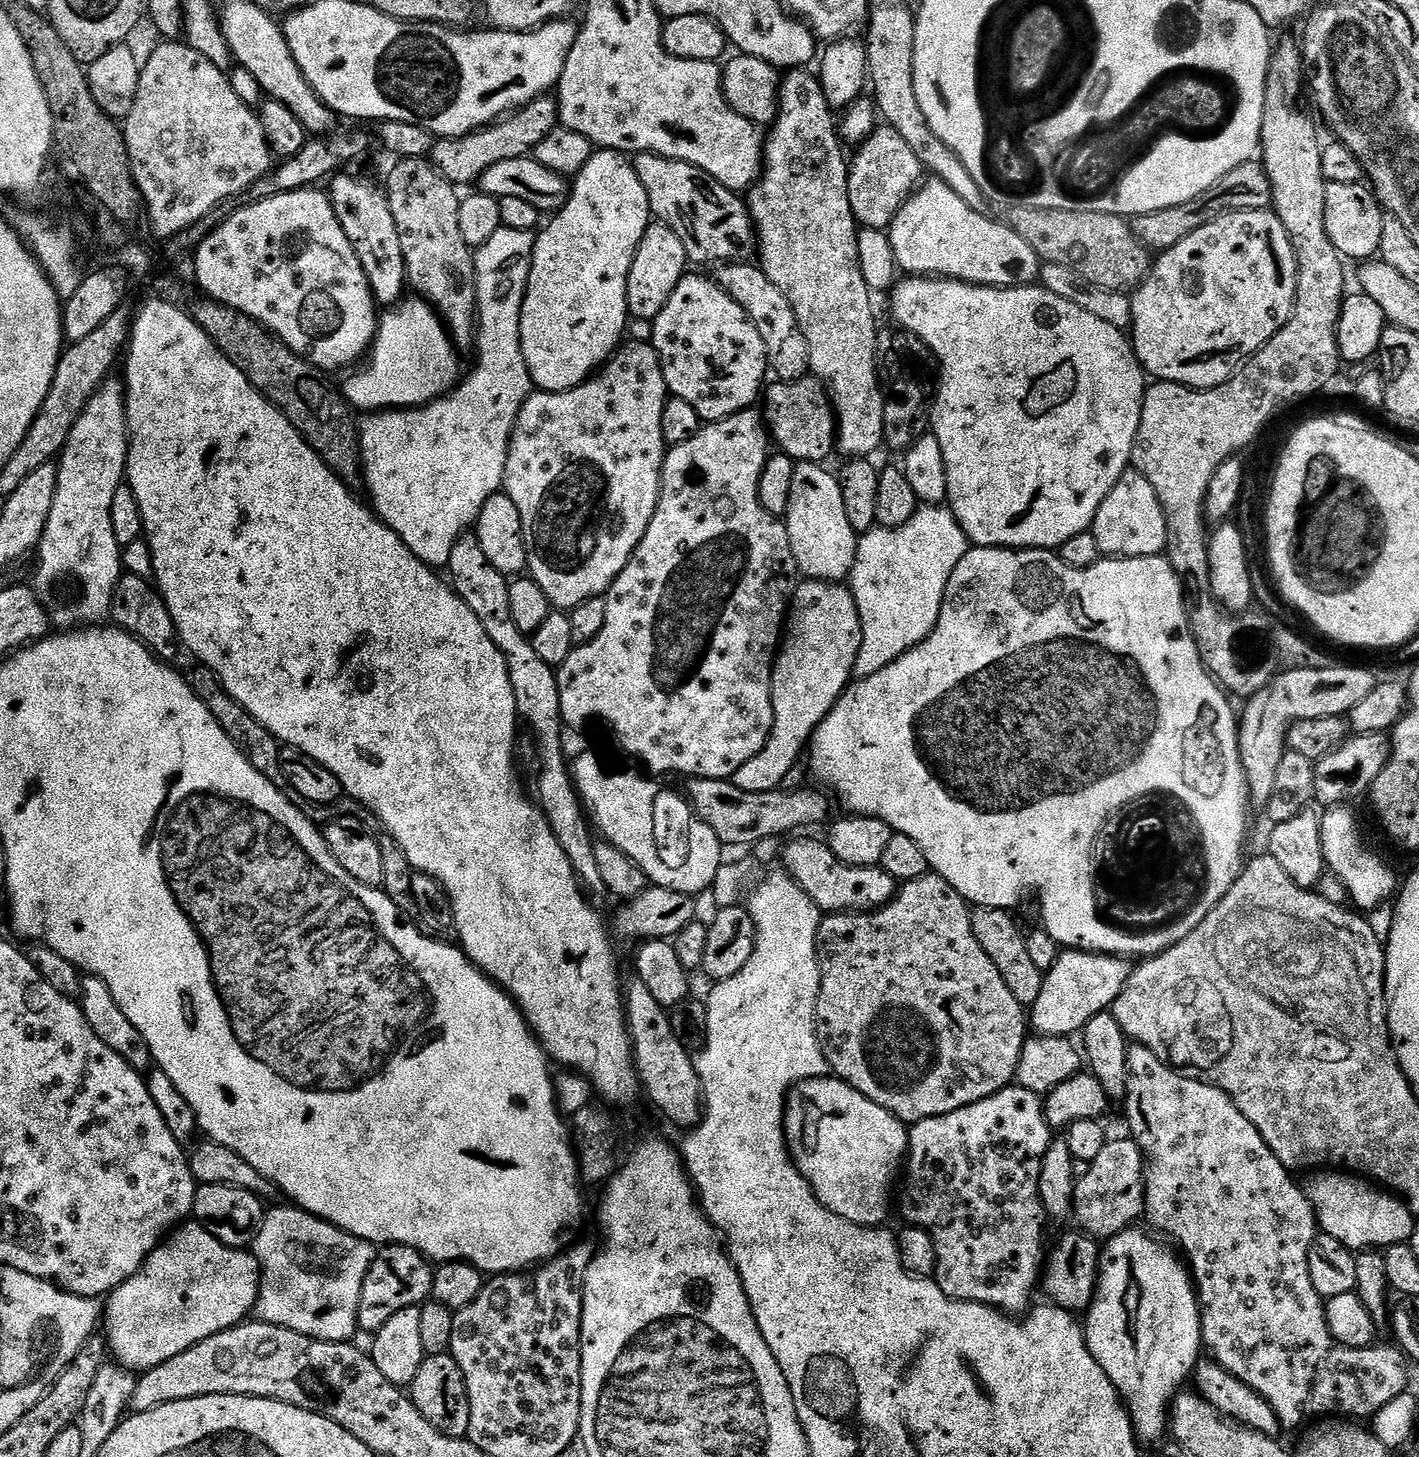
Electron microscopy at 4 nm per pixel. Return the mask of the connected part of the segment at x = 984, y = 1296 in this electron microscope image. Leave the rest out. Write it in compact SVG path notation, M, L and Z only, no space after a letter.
M1009 1086L998 1090L998 1094L990 1094L990 1098L982 1098L982 1102L974 1102L970 1106L962 1106L962 1110L954 1110L950 1114L942 1114L934 1118L919 1120L911 1125L908 1133L908 1154L906 1157L906 1180L908 1176L908 1201L901 1206L900 1212L913 1228L925 1228L934 1238L934 1246L938 1254L936 1263L936 1285L955 1300L965 1300L975 1304L984 1304L987 1308L995 1308L1013 1318L1027 1313L1033 1307L1032 1291L1037 1291L1038 1279L1042 1272L1042 1252L1044 1224L1046 1217L1040 1201L1038 1178L1042 1174L1042 1158L1046 1158L1046 1150L1052 1145L1054 1129L1048 1125L1044 1117L1044 1102L1037 1093L1019 1086Z

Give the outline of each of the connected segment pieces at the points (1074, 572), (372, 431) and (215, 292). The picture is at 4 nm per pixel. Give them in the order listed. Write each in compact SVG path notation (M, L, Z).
M969 547L968 553L962 558L962 562L958 562L958 566L954 566L954 574L950 574L950 582L946 582L946 594L942 602L942 610L938 614L936 629L921 644L914 646L906 654L902 654L902 658L890 662L890 666L886 666L886 670L878 670L878 674L870 674L870 678L865 680L857 679L855 682L849 683L839 700L836 701L836 704L830 710L830 714L826 714L824 721L812 731L810 741L812 772L825 784L823 787L833 797L836 795L840 799L840 804L844 807L843 811L845 813L853 816L873 816L882 822L886 822L893 832L901 832L906 834L906 838L914 838L914 842L918 842L918 850L922 850L922 854L926 854L926 862L929 869L935 875L946 878L946 882L950 882L950 886L954 886L954 890L958 890L958 894L962 894L962 898L968 901L969 905L977 908L1007 908L1016 910L1016 907L1028 895L1036 896L1037 902L1040 903L1040 920L1044 923L1043 931L1061 949L1078 952L1101 952L1104 956L1122 956L1125 958L1133 958L1132 956L1136 956L1135 958L1157 956L1159 952L1165 952L1170 946L1174 946L1182 938L1186 938L1186 934L1190 934L1192 929L1196 927L1198 923L1197 917L1194 918L1195 915L1192 914L1182 916L1168 922L1170 924L1166 925L1165 928L1156 928L1153 932L1140 930L1137 931L1136 936L1120 936L1120 927L1096 924L1096 916L1094 915L1094 882L1088 881L1088 840L1093 840L1096 828L1100 828L1104 816L1110 815L1112 808L1117 808L1119 804L1124 804L1125 800L1132 800L1136 796L1140 796L1140 792L1149 792L1149 790L1180 792L1180 796L1184 796L1184 800L1188 800L1188 804L1192 804L1192 813L1196 816L1196 820L1200 820L1200 828L1203 830L1204 836L1208 836L1210 882L1208 883L1208 889L1204 891L1204 897L1198 901L1199 911L1205 913L1209 912L1214 906L1218 906L1218 902L1222 902L1222 898L1228 893L1230 886L1234 886L1234 882L1239 878L1246 863L1246 856L1243 856L1244 839L1248 836L1248 812L1250 813L1248 783L1244 777L1244 767L1240 761L1238 716L1235 711L1232 713L1232 708L1228 705L1229 697L1214 679L1212 673L1204 667L1202 658L1198 654L1198 646L1194 642L1192 631L1188 625L1188 615L1184 605L1185 599L1184 588L1181 586L1179 578L1174 574L1170 562L1163 555L1147 556L1146 558L1102 558L1097 564L1089 568L1075 568L1074 566L1066 566L1066 562L1062 562L1055 551L1043 548Z
M500 227L498 234L490 238L481 248L475 249L476 258L476 311L478 313L478 331L474 341L476 352L476 365L472 373L465 375L457 383L456 387L447 396L433 400L432 403L418 408L402 408L399 410L381 410L363 417L358 424L360 438L360 462L362 465L363 483L368 483L368 492L372 495L371 507L377 517L383 520L385 526L394 530L398 538L420 561L433 570L443 569L450 562L450 550L454 550L454 542L458 542L460 536L465 535L475 525L482 506L486 506L486 498L490 498L495 492L504 487L504 475L506 474L506 458L508 457L508 444L512 440L512 427L516 425L518 414L522 406L528 401L528 397L534 391L534 385L530 378L530 370L526 366L526 358L520 349L520 319L522 318L522 302L526 298L528 279L530 278L530 266L532 255L536 245L536 236L526 230L510 230Z
M307 187L296 189L293 192L280 193L276 197L266 198L265 201L245 203L245 208L229 214L217 228L209 232L207 238L194 250L197 264L196 284L201 288L203 295L210 300L217 300L219 304L230 306L250 318L254 318L261 326L267 328L290 350L294 350L299 356L303 356L321 373L329 374L335 368L344 368L347 364L355 365L356 359L363 357L369 351L370 345L376 339L378 327L378 305L375 296L372 295L372 286L366 276L366 270L354 252L354 246L350 244L350 238L346 236L346 230L342 228L342 222L336 217L336 211L332 205L332 197L327 191L319 192L319 187Z

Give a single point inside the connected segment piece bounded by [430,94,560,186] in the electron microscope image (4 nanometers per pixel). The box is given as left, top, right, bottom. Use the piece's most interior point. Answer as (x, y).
(462, 160)

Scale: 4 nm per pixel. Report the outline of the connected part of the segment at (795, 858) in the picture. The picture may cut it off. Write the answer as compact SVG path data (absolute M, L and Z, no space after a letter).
M823 839L792 840L784 848L784 868L787 875L820 908L821 913L870 912L891 902L896 897L898 882L879 866L850 866L843 864L828 848Z

